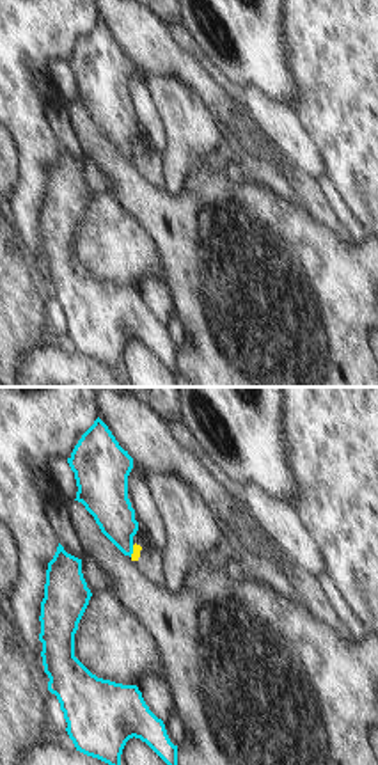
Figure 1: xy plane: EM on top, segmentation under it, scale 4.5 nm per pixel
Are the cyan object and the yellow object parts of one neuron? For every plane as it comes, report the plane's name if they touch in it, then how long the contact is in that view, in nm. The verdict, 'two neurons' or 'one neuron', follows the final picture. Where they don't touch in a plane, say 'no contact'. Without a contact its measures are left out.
meets cyan in xy; contact 60 nm long

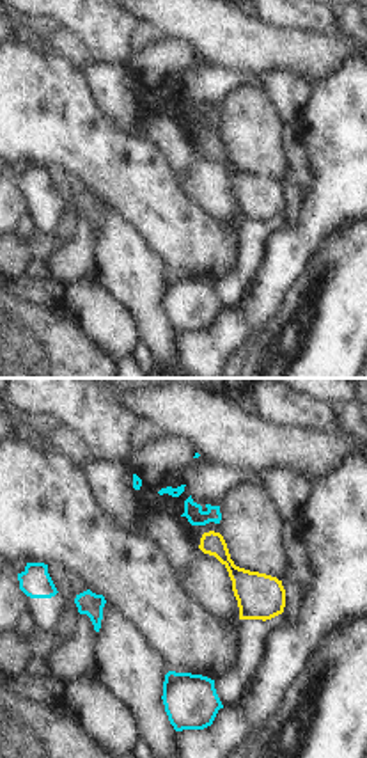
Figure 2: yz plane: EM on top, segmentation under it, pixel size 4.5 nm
no contact

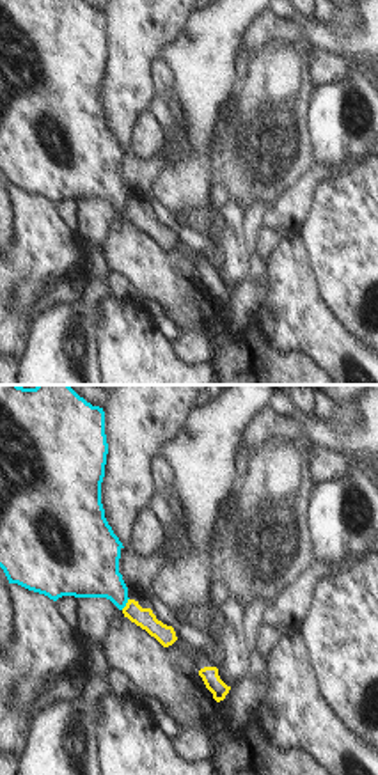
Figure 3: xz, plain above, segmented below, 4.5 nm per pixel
meets cyan in xz; contact 70 nm long

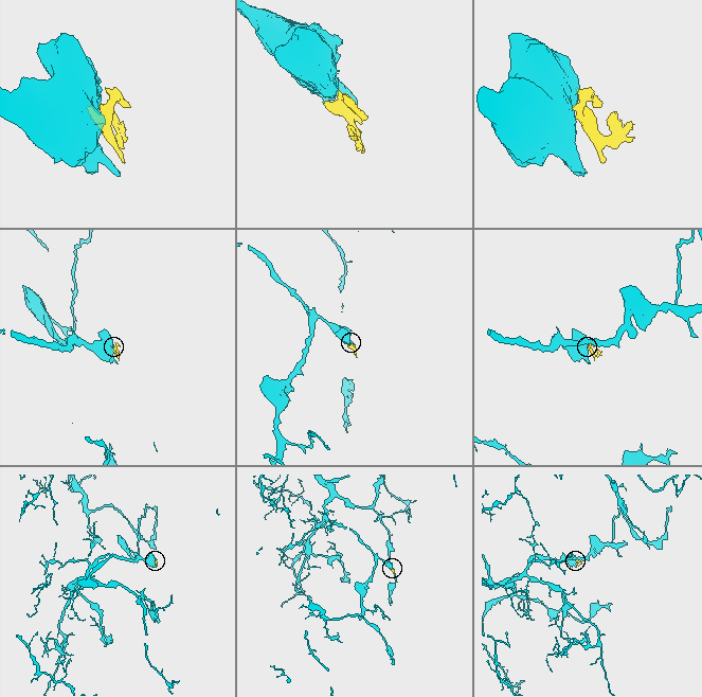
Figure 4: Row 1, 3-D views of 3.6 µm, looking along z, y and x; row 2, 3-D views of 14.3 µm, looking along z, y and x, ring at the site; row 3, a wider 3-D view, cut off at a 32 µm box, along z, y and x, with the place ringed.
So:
two neurons

